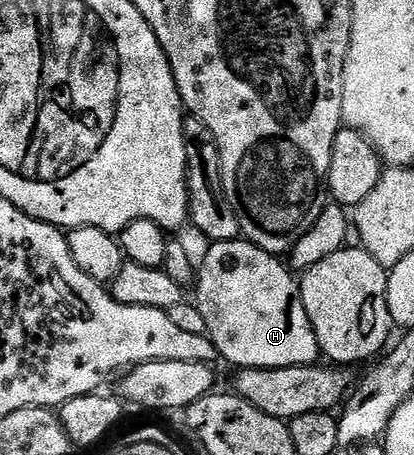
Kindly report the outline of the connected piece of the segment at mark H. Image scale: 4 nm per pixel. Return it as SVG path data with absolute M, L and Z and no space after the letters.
M239 236L227 242L210 242L206 255L196 270L196 305L204 316L206 334L218 349L218 357L224 363L231 362L234 368L271 370L289 366L312 366L319 361L320 351L316 332L304 312L304 300L300 282L288 269L281 257L264 252L256 244Z

